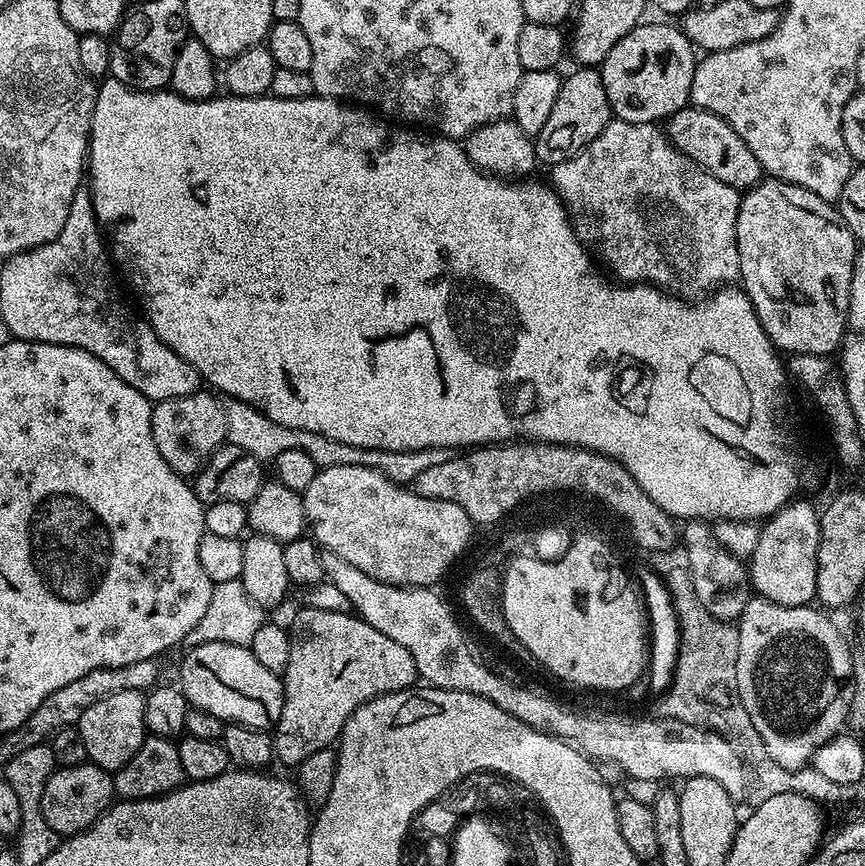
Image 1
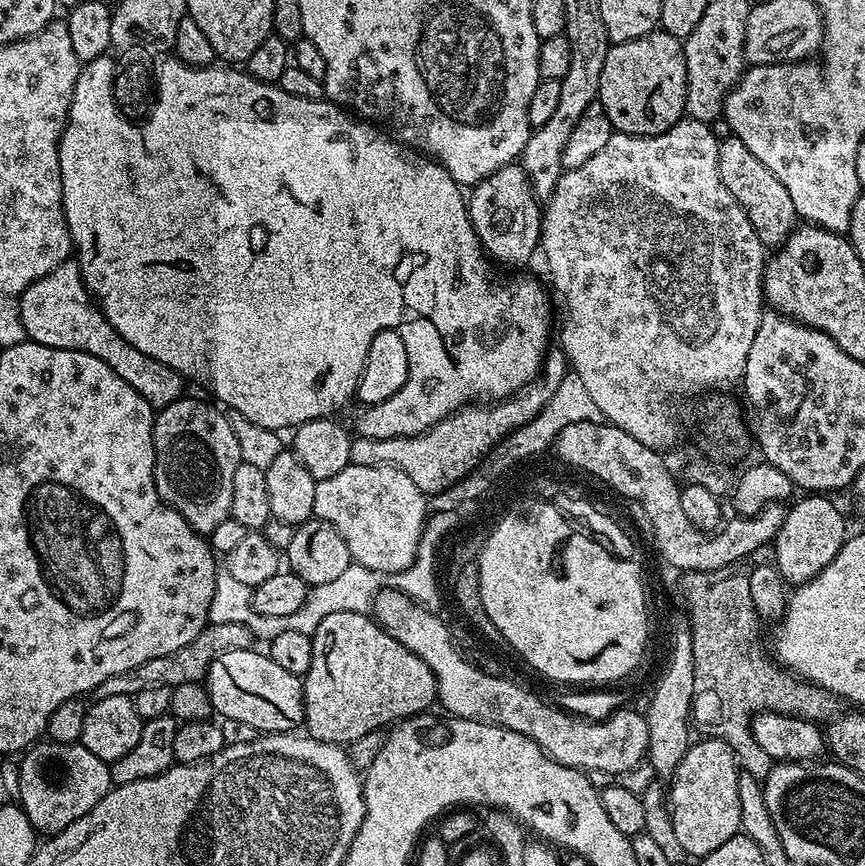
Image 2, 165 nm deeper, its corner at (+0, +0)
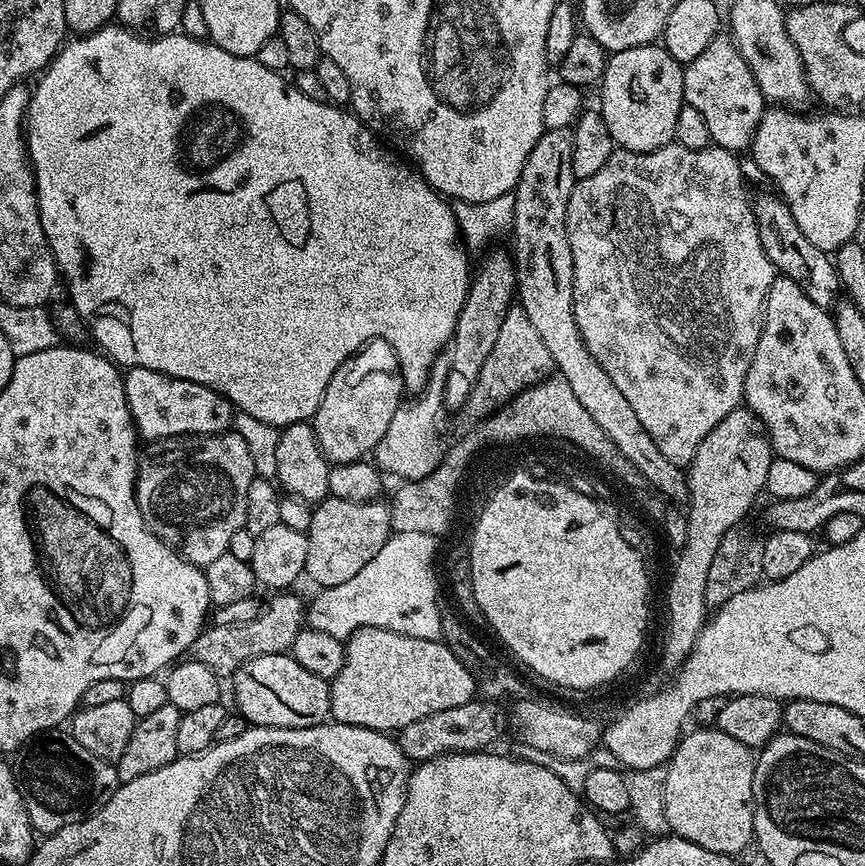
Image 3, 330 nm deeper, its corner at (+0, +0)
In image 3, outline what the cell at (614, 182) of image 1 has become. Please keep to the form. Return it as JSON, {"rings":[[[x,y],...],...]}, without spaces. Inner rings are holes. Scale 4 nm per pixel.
{"rings":[[[673,142],[659,148],[653,152],[625,152],[623,150],[613,150],[610,158],[606,158],[606,166],[600,167],[595,174],[590,174],[590,178],[582,178],[576,180],[573,186],[573,192],[569,198],[568,208],[568,238],[570,244],[570,254],[573,255],[573,316],[576,319],[577,330],[580,332],[580,339],[586,346],[586,350],[595,358],[598,365],[613,379],[614,386],[621,390],[623,397],[630,402],[631,409],[637,414],[638,419],[642,422],[642,426],[646,428],[646,433],[654,440],[655,446],[676,465],[687,465],[691,461],[692,456],[698,450],[698,446],[702,442],[702,438],[706,438],[706,434],[710,434],[710,430],[714,430],[714,426],[718,426],[718,422],[722,422],[722,418],[726,418],[726,414],[733,412],[735,408],[741,407],[744,399],[744,383],[746,382],[746,374],[750,370],[750,362],[754,362],[754,350],[758,350],[758,338],[762,334],[762,326],[764,325],[764,304],[768,301],[768,291],[770,286],[776,281],[778,275],[776,268],[770,262],[770,258],[766,258],[766,250],[762,250],[762,238],[758,238],[758,226],[756,219],[752,213],[752,200],[750,195],[744,190],[744,176],[740,173],[740,164],[737,153],[727,152],[725,148],[715,146],[707,146],[708,148],[687,148],[684,144]]]}

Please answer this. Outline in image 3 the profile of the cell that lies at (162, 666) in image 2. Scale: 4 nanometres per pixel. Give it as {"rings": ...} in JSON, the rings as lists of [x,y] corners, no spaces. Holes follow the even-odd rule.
{"rings":[[[276,594],[269,604],[254,618],[254,622],[241,624],[213,623],[194,638],[190,649],[191,659],[210,666],[214,674],[221,678],[231,677],[248,660],[259,656],[283,656],[291,649],[294,638],[305,623],[305,605],[292,594]]]}

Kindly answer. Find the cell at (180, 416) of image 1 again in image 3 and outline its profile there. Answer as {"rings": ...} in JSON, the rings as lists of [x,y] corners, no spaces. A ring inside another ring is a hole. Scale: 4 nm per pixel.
{"rings":[[[235,430],[170,436],[149,444],[138,460],[138,506],[149,517],[165,520],[180,535],[185,560],[207,566],[228,551],[230,538],[244,527],[246,494],[250,482],[257,479],[250,449]]]}

